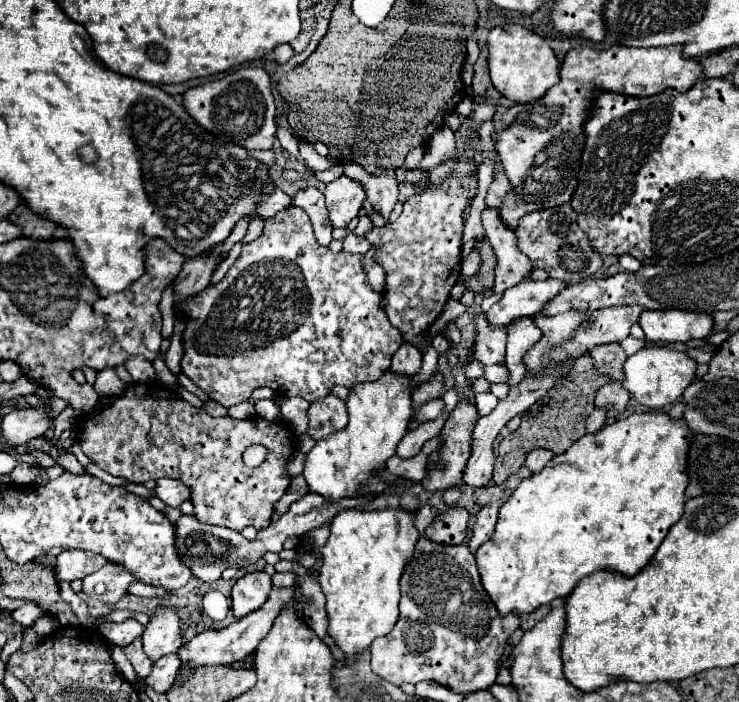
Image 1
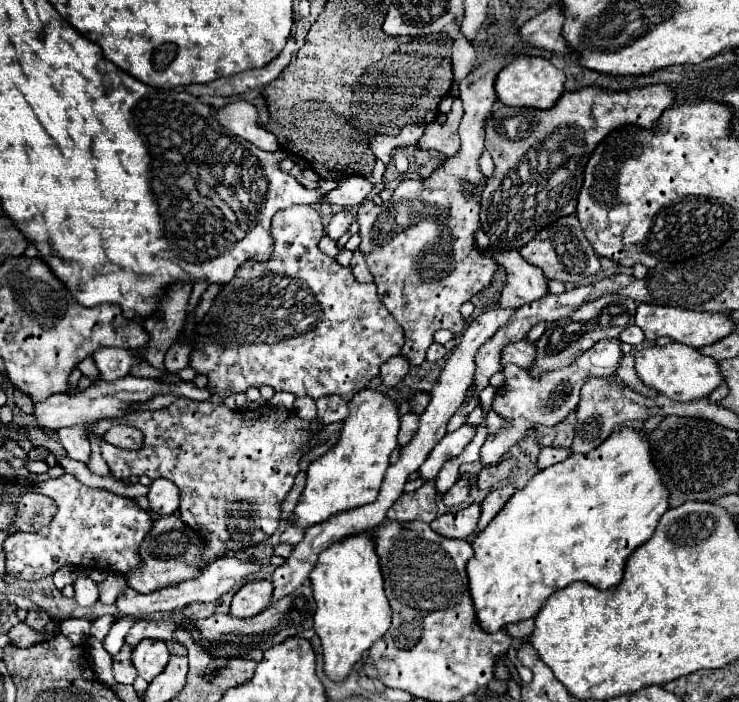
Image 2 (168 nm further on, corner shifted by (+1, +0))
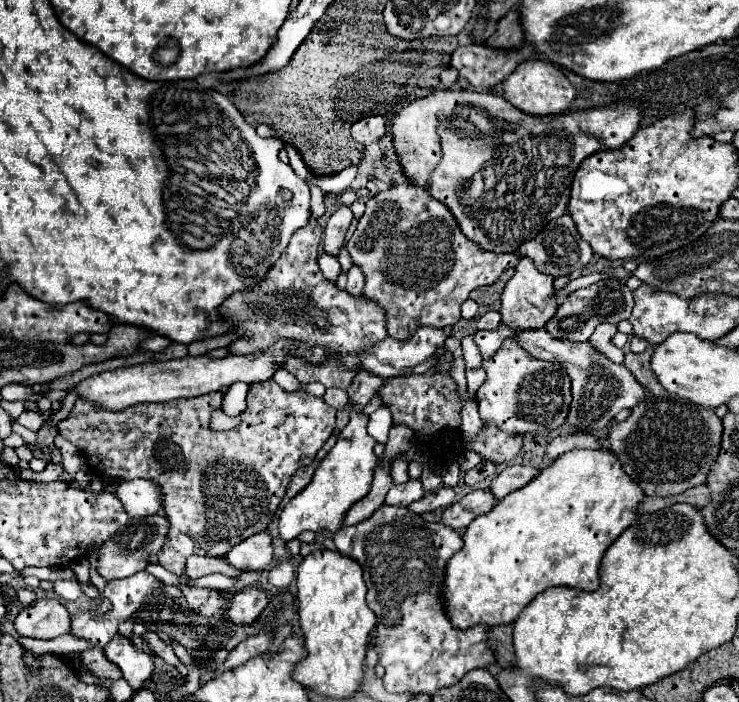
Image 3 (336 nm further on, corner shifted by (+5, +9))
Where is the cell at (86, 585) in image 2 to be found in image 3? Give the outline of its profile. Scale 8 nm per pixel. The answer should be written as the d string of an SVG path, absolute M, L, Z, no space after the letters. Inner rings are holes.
M69 579L69 581L57 581L55 593L59 593L59 597L65 601L77 601L83 595L83 589L77 579Z

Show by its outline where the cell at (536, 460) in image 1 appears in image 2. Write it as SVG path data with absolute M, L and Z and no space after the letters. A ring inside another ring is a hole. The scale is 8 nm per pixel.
M543 448L541 454L539 454L539 468L549 468L557 462L563 462L567 456L571 456L571 450L565 450L565 448Z

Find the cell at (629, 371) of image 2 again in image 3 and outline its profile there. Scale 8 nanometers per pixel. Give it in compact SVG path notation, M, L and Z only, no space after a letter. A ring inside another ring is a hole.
M647 347L647 351L639 355L625 355L625 367L641 385L647 387L645 399L632 412L645 413L633 413L633 419L615 423L609 431L609 447L623 463L627 475L641 485L645 495L667 497L707 483L707 475L719 457L723 421L713 409L699 407L691 401L675 397L673 393L667 393L649 367L651 353L653 347Z

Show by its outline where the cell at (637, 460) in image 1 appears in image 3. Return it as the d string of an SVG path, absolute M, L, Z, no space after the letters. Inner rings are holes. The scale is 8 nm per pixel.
M573 449L561 457L557 457L551 465L547 465L545 469L539 471L539 475L525 487L509 493L503 501L499 501L499 505L495 505L489 513L477 517L467 531L463 533L463 549L459 553L455 553L455 557L451 557L449 565L447 565L447 585L445 585L445 601L447 601L447 611L449 617L453 621L453 625L457 629L469 629L473 625L479 623L487 623L489 627L495 625L503 625L503 623L511 623L517 619L517 615L525 609L525 605L529 605L541 591L545 591L547 587L555 587L555 585L567 585L567 587L579 587L583 591L595 591L601 585L601 561L605 551L615 543L615 539L629 527L635 523L635 519L639 517L639 505L645 499L643 489L639 489L639 485L635 485L635 481L631 481L631 477L627 477L627 473L623 471L623 465L619 463L619 457L615 457L615 453L611 449Z

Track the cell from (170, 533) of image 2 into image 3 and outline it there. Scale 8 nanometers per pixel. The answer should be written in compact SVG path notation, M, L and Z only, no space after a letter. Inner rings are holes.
M151 515L151 517L143 517L137 521L135 519L129 521L127 529L121 529L121 533L115 533L115 537L111 537L111 541L107 541L107 545L103 545L99 549L99 575L103 575L107 581L109 579L123 579L123 577L131 577L137 571L145 571L151 561L151 555L157 555L163 545L169 539L169 523L165 515Z

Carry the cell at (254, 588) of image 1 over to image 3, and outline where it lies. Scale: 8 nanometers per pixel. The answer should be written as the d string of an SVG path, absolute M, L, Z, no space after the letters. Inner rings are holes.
M245 587L233 595L227 615L231 619L247 625L255 617L259 617L259 613L265 609L265 605L267 605L267 593L263 589Z

